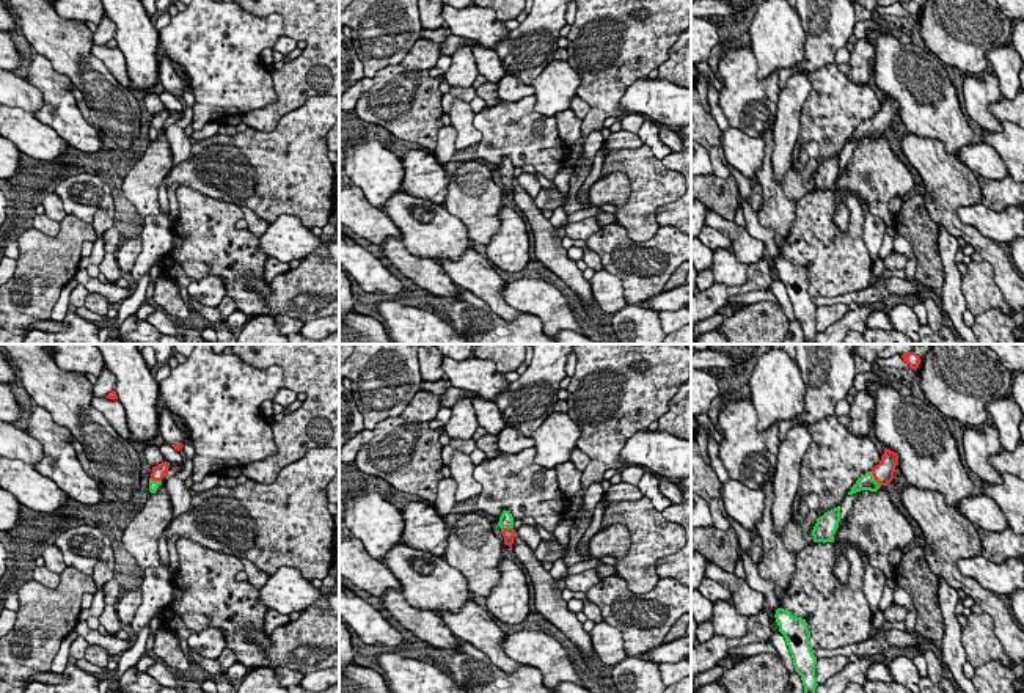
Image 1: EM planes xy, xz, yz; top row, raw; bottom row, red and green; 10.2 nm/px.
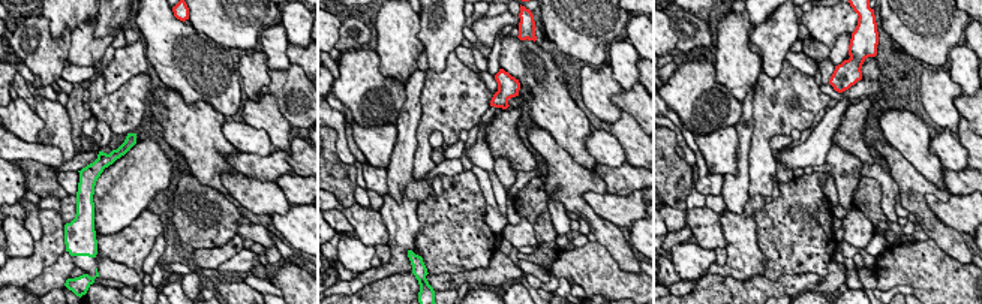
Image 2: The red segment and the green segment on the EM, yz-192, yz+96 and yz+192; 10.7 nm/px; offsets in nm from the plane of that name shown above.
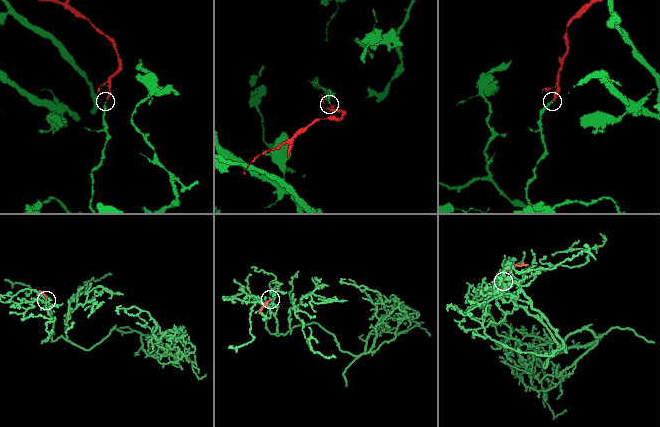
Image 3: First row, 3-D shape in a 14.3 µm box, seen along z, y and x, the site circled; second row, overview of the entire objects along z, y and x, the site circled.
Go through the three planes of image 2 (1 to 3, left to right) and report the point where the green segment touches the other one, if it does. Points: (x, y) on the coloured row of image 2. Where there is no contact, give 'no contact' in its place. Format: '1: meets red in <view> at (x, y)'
1: no contact
2: no contact
3: no contact

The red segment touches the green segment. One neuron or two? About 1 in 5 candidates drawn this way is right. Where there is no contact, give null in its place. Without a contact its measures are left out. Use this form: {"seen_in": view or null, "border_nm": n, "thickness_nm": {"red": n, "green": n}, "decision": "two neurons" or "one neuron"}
{"seen_in": "yz", "border_nm": 190, "thickness_nm": {"red": 220, "green": 160}, "decision": "one neuron"}

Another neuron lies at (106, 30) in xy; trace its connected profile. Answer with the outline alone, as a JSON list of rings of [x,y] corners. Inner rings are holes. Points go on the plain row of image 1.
[[[104,17],[97,25],[97,30],[93,31],[93,44],[102,46],[113,39],[116,25],[113,20]]]

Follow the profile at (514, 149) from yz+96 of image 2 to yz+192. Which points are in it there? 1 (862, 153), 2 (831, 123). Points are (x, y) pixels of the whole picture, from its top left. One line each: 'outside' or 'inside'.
1: inside
2: outside

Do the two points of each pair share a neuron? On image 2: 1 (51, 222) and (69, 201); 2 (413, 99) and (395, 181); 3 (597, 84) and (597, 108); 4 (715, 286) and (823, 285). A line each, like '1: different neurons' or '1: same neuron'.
1: different neurons
2: same neuron
3: same neuron
4: same neuron

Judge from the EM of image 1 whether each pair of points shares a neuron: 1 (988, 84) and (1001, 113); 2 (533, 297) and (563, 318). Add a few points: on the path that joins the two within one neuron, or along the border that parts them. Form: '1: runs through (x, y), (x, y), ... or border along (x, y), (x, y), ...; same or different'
1: border along (1002, 98), (990, 106), (990, 112), (999, 121); different
2: runs through (541, 299), (555, 310); same

